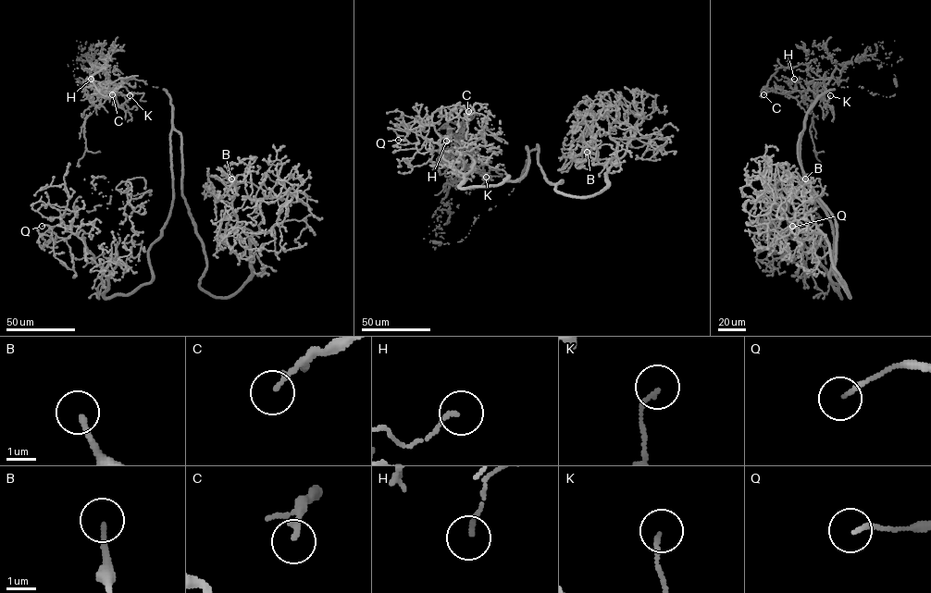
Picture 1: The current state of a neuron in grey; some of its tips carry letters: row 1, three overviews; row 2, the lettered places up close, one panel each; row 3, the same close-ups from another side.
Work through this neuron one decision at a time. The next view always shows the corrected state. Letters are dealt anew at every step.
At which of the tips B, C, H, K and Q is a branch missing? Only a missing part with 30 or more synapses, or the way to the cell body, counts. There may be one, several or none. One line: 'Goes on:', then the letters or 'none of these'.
Goes on: none of these

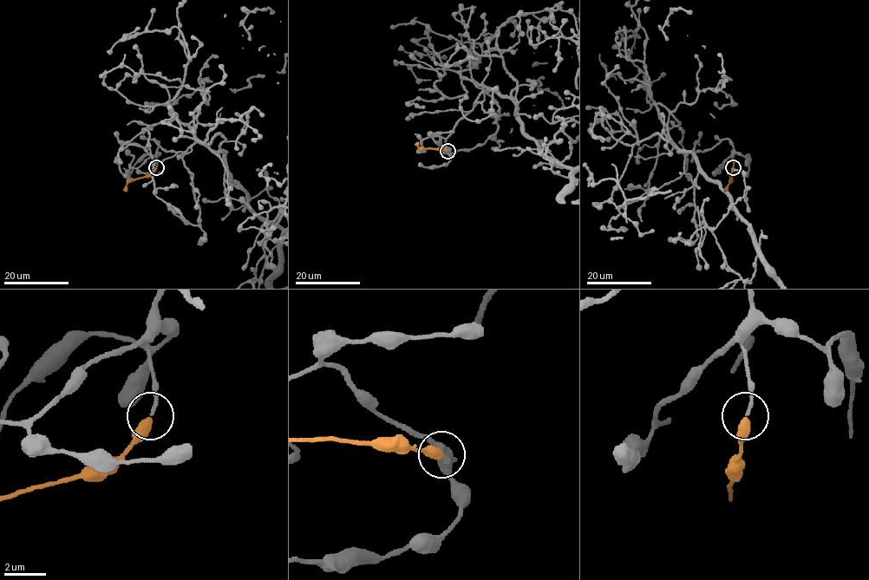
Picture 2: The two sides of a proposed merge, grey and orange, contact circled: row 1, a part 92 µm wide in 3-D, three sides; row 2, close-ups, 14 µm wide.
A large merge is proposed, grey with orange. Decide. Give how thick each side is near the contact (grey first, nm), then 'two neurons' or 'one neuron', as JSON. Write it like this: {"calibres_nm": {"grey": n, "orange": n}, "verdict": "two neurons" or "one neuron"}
{"calibres_nm": {"grey": 140, "orange": 440}, "verdict": "one neuron"}

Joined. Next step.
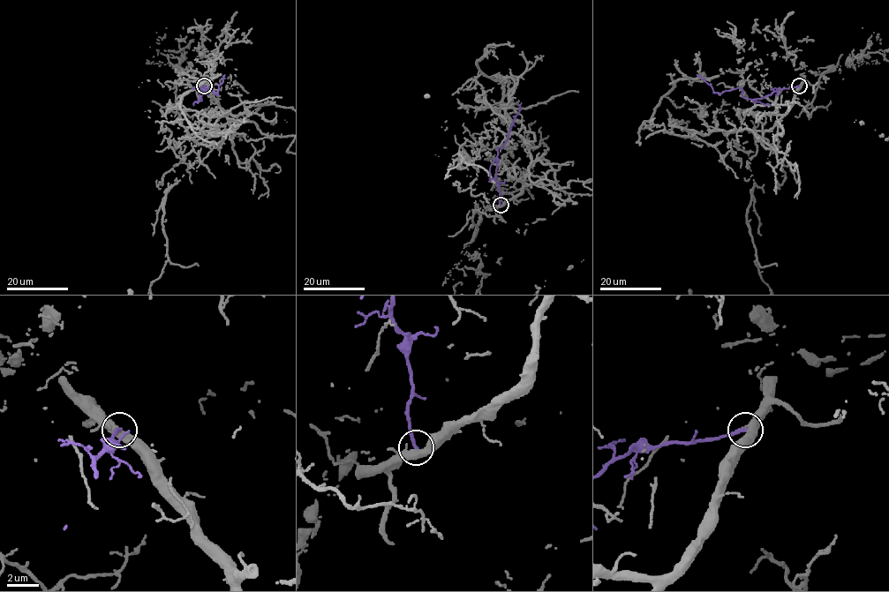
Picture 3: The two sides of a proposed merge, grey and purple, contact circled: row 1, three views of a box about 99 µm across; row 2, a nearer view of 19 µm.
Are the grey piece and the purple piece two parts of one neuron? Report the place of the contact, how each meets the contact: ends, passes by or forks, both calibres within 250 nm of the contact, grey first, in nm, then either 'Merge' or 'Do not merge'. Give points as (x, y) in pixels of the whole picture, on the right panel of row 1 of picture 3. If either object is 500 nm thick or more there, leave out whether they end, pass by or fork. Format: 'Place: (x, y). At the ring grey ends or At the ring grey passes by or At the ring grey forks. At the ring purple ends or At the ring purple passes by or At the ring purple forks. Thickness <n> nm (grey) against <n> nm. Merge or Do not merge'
Place: (799, 86). Thickness 500 nm (grey) against 240 nm. Do not merge

